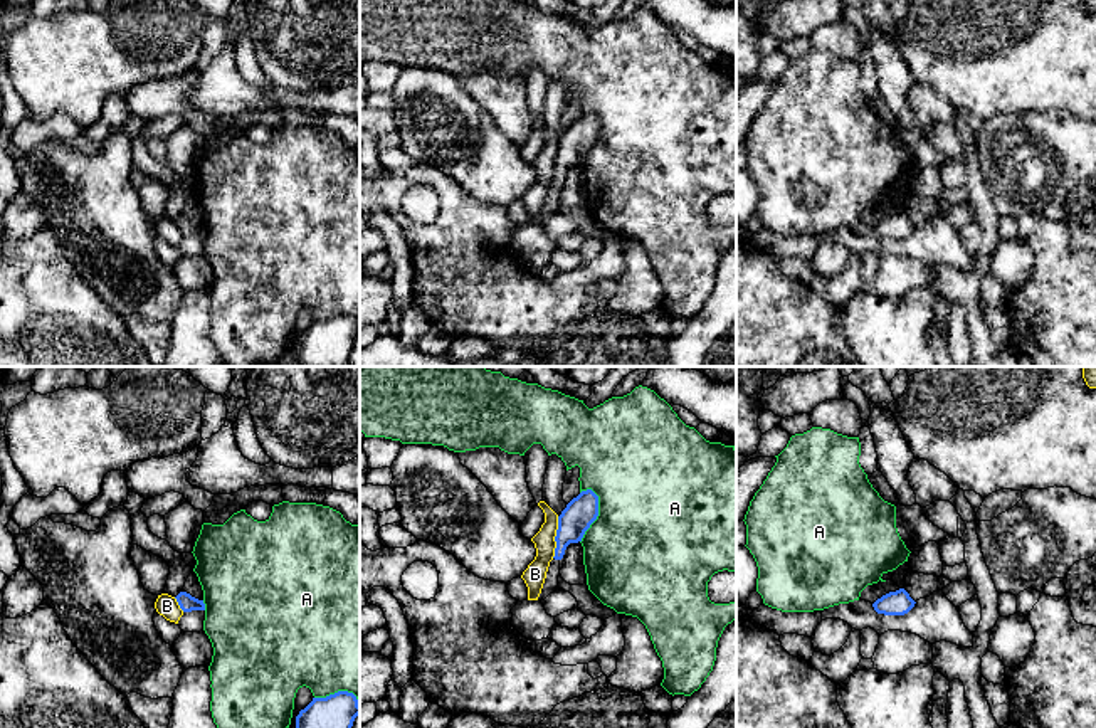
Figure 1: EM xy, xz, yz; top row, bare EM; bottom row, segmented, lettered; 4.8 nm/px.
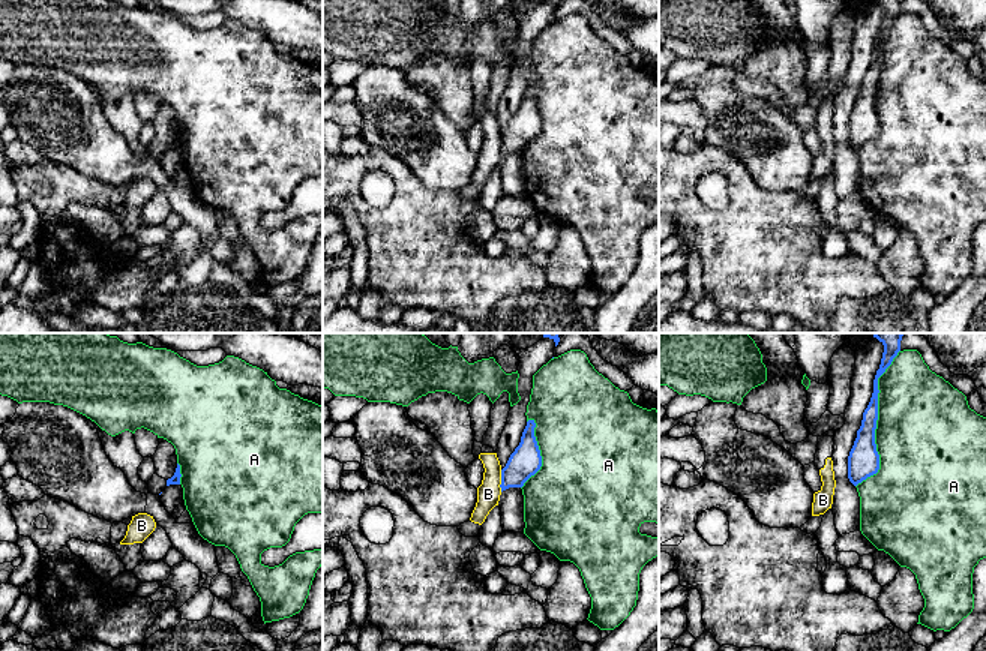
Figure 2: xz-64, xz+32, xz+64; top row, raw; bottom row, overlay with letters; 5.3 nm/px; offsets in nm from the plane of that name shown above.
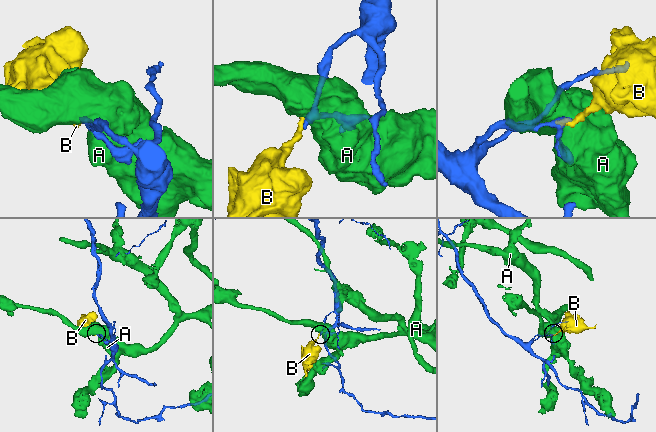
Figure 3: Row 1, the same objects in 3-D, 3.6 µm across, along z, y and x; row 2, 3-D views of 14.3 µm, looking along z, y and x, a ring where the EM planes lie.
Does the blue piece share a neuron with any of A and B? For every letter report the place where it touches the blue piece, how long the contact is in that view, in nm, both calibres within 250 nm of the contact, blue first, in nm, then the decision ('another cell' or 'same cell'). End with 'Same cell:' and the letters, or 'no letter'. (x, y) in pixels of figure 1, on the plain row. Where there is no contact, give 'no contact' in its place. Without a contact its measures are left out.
A: xz (597, 138) | 260 nm | 150/500 nm | another cell
B: xz (555, 160) | 200 nm | 150/100 nm | another cell
Same cell: no letter

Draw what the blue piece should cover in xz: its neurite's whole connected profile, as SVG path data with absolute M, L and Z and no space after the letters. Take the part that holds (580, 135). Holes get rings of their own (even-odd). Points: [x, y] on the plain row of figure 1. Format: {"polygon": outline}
{"polygon": "M582 114L573 121L558 140L555 183L561 183L570 166L582 165L585 155L598 140L598 119L592 114Z"}

